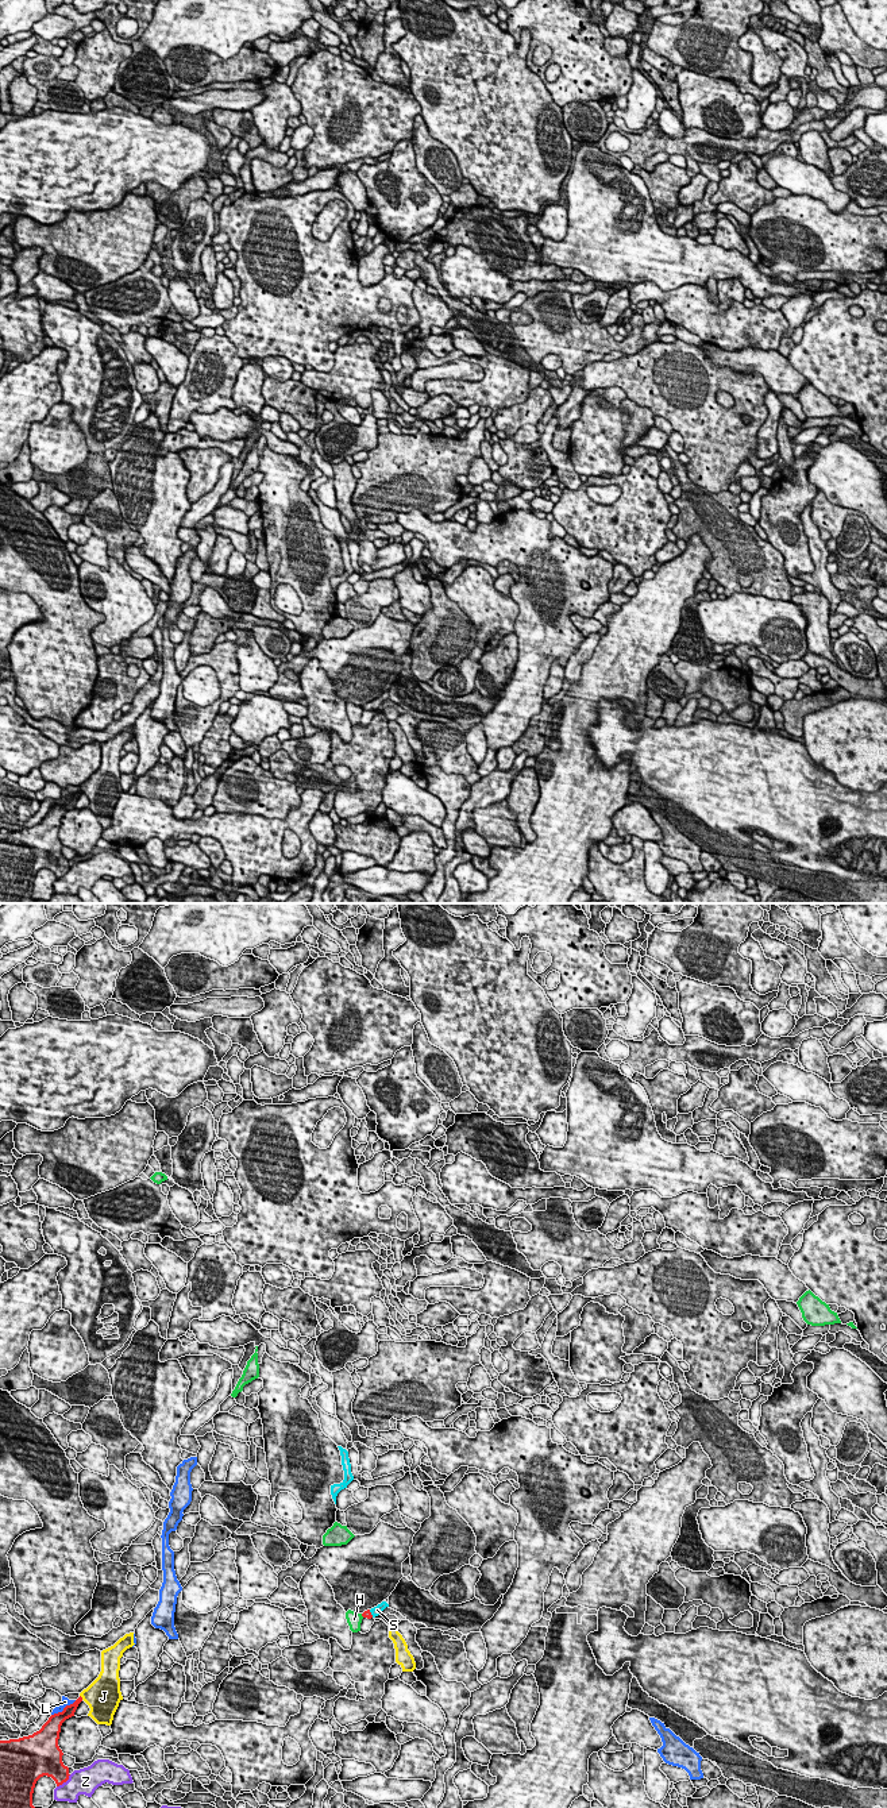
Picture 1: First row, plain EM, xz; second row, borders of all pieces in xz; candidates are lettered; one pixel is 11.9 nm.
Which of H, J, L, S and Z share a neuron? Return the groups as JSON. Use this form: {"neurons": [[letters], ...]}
{"neurons": [["H"], ["J"], ["L"], ["S"], ["Z"]]}

